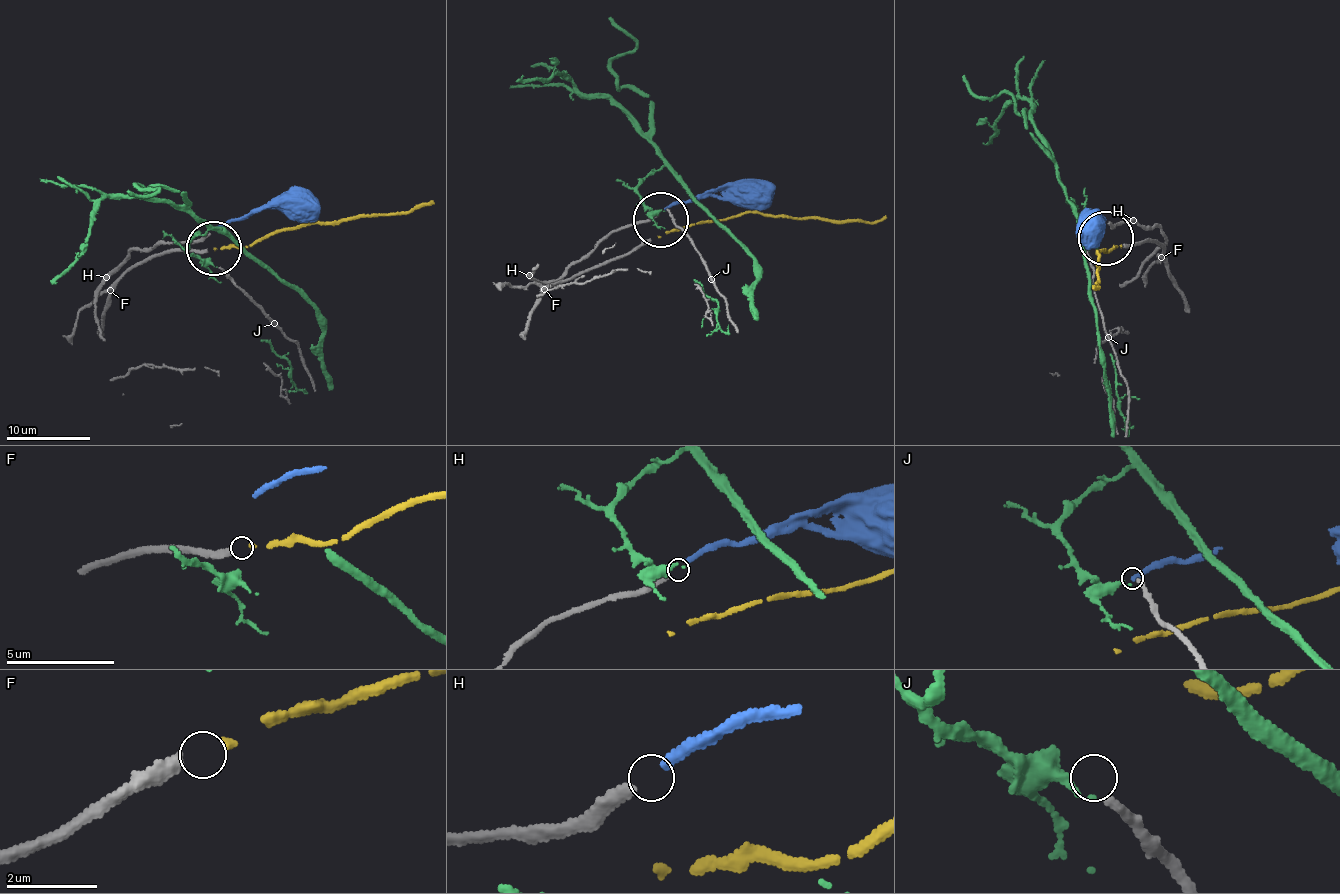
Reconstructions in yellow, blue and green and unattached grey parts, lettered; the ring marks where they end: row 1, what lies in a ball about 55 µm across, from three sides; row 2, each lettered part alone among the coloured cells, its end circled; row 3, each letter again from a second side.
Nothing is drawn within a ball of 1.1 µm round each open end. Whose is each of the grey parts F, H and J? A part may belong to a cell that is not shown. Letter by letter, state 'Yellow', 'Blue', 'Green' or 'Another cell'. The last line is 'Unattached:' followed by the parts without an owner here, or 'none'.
F: Yellow
H: Blue
J: Another cell
Unattached: J

